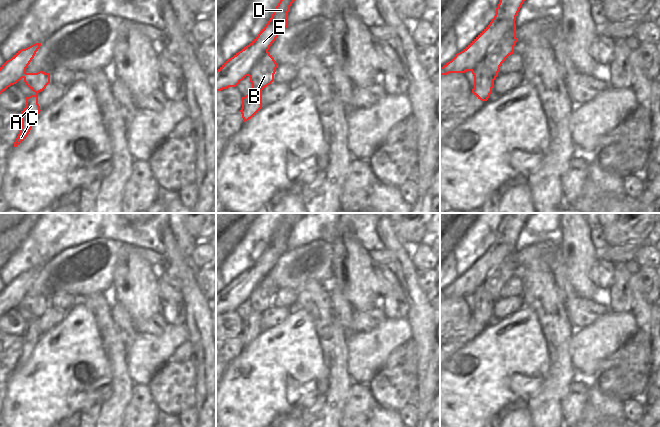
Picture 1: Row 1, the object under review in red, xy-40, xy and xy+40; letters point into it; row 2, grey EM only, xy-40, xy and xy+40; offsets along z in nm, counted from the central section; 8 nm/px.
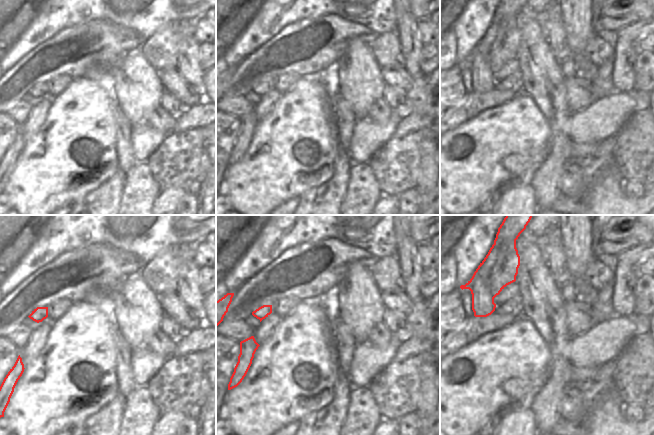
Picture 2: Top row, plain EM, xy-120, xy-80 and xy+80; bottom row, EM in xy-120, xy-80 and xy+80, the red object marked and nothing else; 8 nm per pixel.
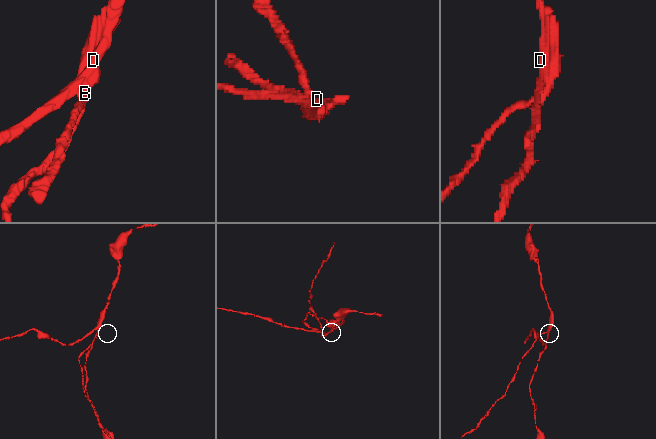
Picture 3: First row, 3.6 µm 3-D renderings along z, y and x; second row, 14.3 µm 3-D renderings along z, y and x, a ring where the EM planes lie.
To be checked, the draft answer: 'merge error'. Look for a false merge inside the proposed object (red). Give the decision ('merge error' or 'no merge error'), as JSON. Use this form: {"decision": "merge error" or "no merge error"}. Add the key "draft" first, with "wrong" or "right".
{"draft": "right", "decision": "merge error"}

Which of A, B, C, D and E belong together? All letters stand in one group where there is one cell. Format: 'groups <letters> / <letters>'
groups A B C / D E

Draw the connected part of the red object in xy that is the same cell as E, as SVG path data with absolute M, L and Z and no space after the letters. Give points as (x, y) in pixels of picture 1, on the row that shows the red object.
M280 0L258 36L216 71L216 92L236 87L250 74L276 38L288 27L288 12L296 0Z

